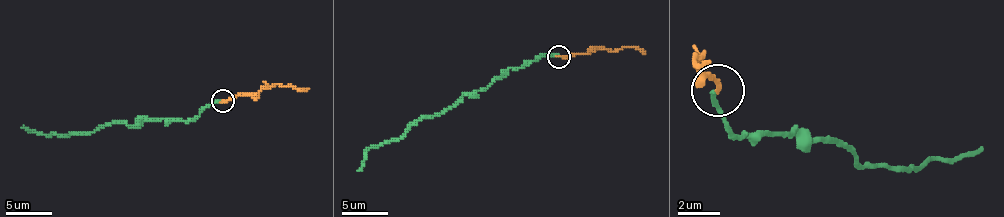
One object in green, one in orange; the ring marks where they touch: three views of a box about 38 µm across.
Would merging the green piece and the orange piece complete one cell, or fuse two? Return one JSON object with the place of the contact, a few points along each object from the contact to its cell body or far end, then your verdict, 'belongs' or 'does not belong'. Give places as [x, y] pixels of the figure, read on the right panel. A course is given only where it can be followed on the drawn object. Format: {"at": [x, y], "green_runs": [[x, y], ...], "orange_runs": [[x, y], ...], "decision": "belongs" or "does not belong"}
{"at": [717, 90], "green_runs": [[716, 89], [732, 131], [742, 136], [790, 131], [806, 147], [838, 142], [859, 163], [906, 168], [980, 152]], "orange_runs": [[716, 89], [700, 68], [705, 52], [695, 62], [711, 62]], "decision": "belongs"}

